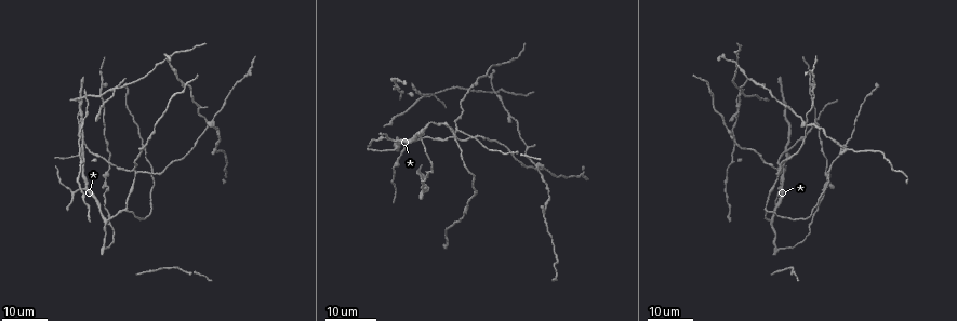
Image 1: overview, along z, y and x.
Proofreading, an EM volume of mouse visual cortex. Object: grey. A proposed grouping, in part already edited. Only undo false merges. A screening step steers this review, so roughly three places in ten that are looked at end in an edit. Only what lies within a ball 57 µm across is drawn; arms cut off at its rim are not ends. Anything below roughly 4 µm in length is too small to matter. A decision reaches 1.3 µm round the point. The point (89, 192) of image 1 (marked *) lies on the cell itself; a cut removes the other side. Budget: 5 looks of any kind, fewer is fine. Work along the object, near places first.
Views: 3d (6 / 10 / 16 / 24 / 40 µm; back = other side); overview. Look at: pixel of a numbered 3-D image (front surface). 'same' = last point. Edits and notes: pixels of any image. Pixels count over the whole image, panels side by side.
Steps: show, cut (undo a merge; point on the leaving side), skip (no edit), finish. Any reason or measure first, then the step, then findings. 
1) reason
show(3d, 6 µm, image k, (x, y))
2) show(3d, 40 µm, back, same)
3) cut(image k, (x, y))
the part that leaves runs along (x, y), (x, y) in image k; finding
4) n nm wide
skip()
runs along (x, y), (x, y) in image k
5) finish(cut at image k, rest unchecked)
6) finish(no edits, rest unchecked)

a fork
show(3d, 16 µm, image 1, (394, 147))

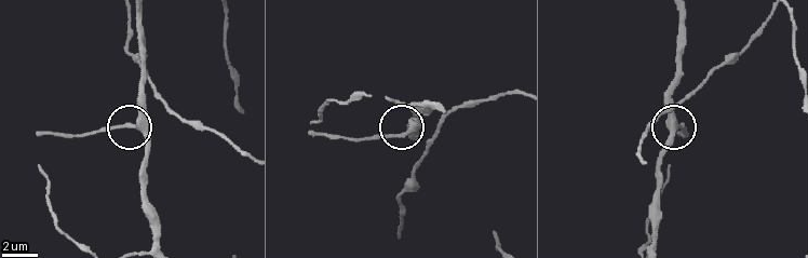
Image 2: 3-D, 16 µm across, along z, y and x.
show(3d, 6 µm, image 2, (408, 132))

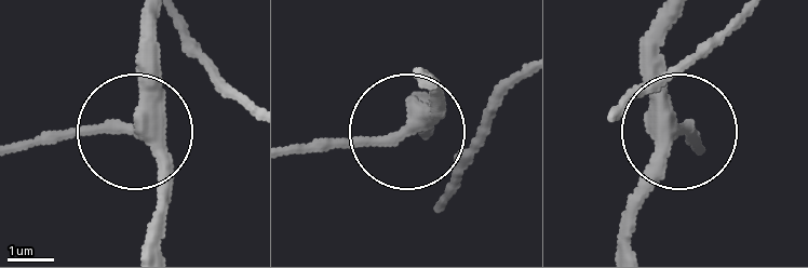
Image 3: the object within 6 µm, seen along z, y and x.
side arm 6 µm; 3 arms
skip()
one cell here

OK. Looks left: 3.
arms part here
show(3d, 16 µm, image 1, (134, 171))

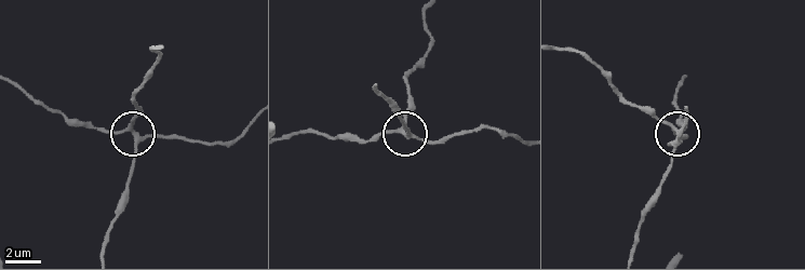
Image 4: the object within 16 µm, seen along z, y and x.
zoom in
show(3d, 10 µm, image 4, (141, 139))

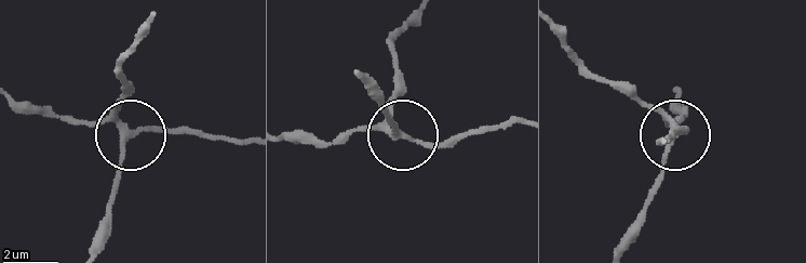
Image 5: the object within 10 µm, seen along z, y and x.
side arm 38 µm
skip()
runs along (93, 247), (128, 135), (119, 89) in image 5; all the same cell

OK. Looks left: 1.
finish(no edits, rest unchecked)

